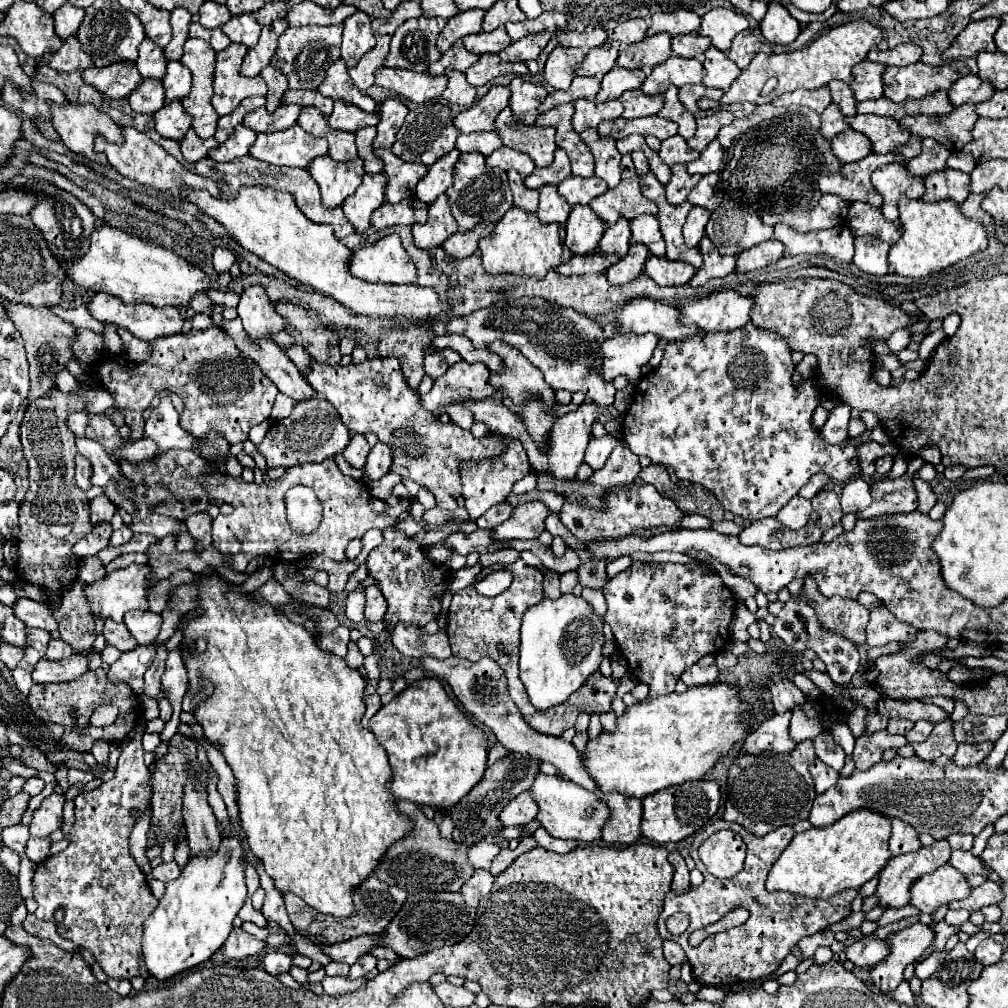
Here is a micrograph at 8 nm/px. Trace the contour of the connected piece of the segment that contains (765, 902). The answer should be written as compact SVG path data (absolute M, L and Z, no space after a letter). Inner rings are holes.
M716 820L704 832L694 836L694 842L690 846L690 854L692 854L698 870L704 874L704 882L700 886L692 886L692 890L682 892L682 894L676 894L672 890L666 894L664 910L658 918L658 930L660 930L662 940L674 940L682 946L682 950L686 952L690 966L694 970L694 980L700 986L708 984L708 986L722 988L722 986L730 986L736 982L758 980L762 976L768 976L770 972L774 972L782 964L782 960L790 954L792 946L796 946L800 942L800 938L822 932L828 926L840 922L842 918L846 918L850 914L850 902L856 896L854 890L838 892L828 900L808 898L808 896L790 894L790 892L768 892L766 890L764 882L766 882L768 872L770 872L770 864L776 862L776 858L782 854L782 848L786 848L792 838L794 838L792 826L780 826L772 832L768 832L766 836L754 836L754 834L746 832L740 824L726 822L726 820ZM722 828L738 830L740 836L744 838L744 842L750 844L750 856L746 856L744 868L740 870L740 874L736 878L730 878L730 880L720 880L720 878L714 878L712 874L708 874L708 870L704 868L704 864L698 858L700 842L704 842L706 836L710 836ZM736 906L744 906L750 912L750 918L742 926L712 934L700 946L688 944L688 938L694 930L700 930L700 928L716 922L730 908L736 908ZM676 912L686 912L690 916L688 930L684 934L680 934L678 938L666 930L666 918L676 914Z

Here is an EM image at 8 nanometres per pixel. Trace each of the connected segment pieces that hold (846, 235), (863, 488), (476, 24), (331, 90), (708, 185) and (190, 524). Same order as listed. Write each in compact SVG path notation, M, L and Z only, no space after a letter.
M776 224L774 238L786 246L788 256L826 254L830 258L838 258L840 262L852 262L854 256L854 236L842 226L800 234L786 224Z
M850 478L840 494L840 502L842 502L842 512L844 514L854 514L864 510L870 504L870 486L860 478Z
M466 10L466 12L456 14L454 18L450 18L438 36L438 44L436 44L438 50L446 52L456 40L460 40L468 34L482 32L482 18L484 18L484 12L480 12L480 10Z
M338 60L338 62L334 62L334 64L328 68L326 78L324 78L324 82L320 84L318 92L320 92L322 96L326 96L326 98L332 98L332 100L346 100L348 104L354 104L354 106L362 108L364 112L370 112L370 114L376 112L376 102L374 102L368 94L360 92L360 90L352 84L344 60Z
M706 174L694 188L692 192L688 194L688 200L694 204L694 206L702 206L706 210L716 210L718 204L724 200L724 196L716 190L716 184L718 184L718 174Z
M198 512L198 514L192 514L190 518L186 518L186 528L198 542L196 550L206 548L212 542L212 538L210 538L210 530L212 530L210 522L212 522L212 518L206 512Z

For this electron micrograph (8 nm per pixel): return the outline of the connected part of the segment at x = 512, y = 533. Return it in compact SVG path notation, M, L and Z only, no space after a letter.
M526 502L520 506L516 516L510 516L506 522L498 524L492 530L492 540L508 542L508 540L532 540L538 538L544 530L544 518L550 510L542 502Z

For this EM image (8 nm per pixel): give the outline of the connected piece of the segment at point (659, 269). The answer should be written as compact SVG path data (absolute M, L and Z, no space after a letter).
M648 256L644 270L658 286L682 286L694 276L694 268L684 262L672 262L666 258Z

